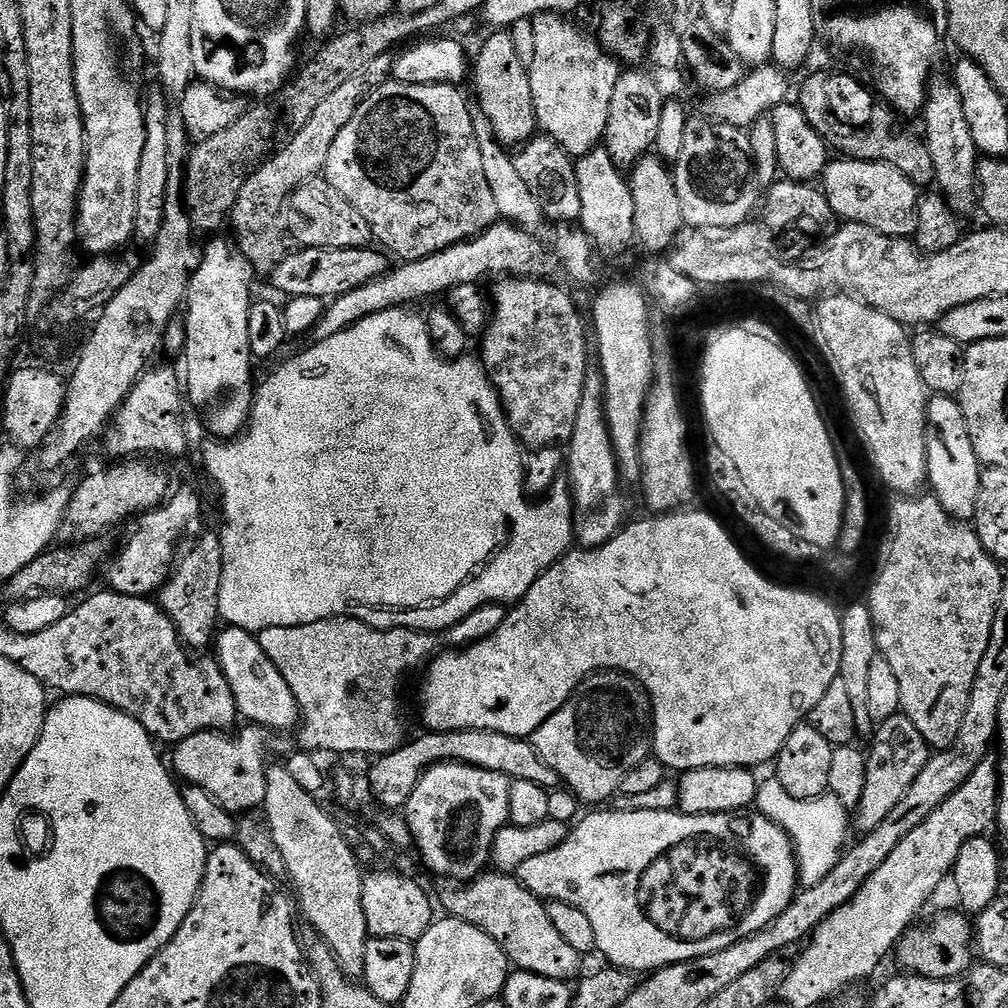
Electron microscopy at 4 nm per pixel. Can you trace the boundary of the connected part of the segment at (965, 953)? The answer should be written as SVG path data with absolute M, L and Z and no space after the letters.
M955 911L940 912L929 924L922 925L921 923L919 926L909 928L904 937L896 943L894 960L904 967L901 969L905 973L945 980L954 978L972 967L974 963L974 924L963 911Z

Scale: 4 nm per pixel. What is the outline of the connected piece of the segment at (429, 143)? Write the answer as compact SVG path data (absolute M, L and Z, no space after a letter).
M386 83L363 100L358 106L358 114L350 118L350 123L334 140L334 146L330 146L330 158L326 158L326 166L322 173L323 179L328 180L330 186L334 186L334 190L338 190L338 194L342 194L342 198L346 198L346 202L350 202L350 206L354 206L354 210L362 214L362 218L366 218L378 244L380 240L379 247L387 250L393 257L396 255L397 261L422 260L428 255L438 254L456 243L472 240L482 235L500 220L498 205L494 203L494 193L490 190L490 182L486 182L486 173L482 166L482 150L478 150L478 138L474 134L472 108L460 91L461 89L454 84Z

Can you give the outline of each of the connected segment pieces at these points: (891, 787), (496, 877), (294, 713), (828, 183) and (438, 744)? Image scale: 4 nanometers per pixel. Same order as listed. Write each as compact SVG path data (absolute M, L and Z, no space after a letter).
M903 714L894 718L886 718L875 729L871 737L872 749L867 749L868 765L866 766L866 787L862 790L862 802L854 810L854 828L860 834L865 834L882 826L890 810L906 798L906 790L914 786L914 778L922 774L922 766L926 766L930 755L930 749L918 734L918 726L910 722L910 718Z
M488 870L475 880L453 888L456 889L444 896L444 908L448 911L445 913L451 919L470 922L470 926L478 926L478 930L490 934L490 938L502 946L513 969L565 982L575 981L581 975L581 952L572 949L562 934L558 934L554 922L550 922L545 901L534 895L515 875Z
M231 626L225 629L215 637L214 655L226 674L226 680L230 682L230 688L234 690L237 713L248 719L245 721L273 733L288 732L296 723L297 727L302 720L300 705L296 703L286 678L282 678L280 667L268 657L266 650L262 650L259 639L253 633Z
M832 158L824 168L822 191L841 221L861 223L880 234L901 238L911 237L916 231L921 193L898 166L877 160Z
M462 730L461 732L430 732L424 736L409 739L403 747L389 756L379 757L370 771L370 783L375 803L385 804L385 809L400 810L408 803L410 794L414 794L414 786L428 769L436 764L455 762L469 764L482 770L494 770L509 780L535 782L549 790L561 787L560 775L553 768L546 766L544 759L536 753L531 739L510 734L498 734L494 730Z

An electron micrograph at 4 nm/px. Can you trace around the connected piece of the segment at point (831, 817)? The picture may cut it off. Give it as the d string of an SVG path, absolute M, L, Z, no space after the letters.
M775 778L761 779L756 785L755 811L760 815L770 818L782 831L792 839L792 846L796 854L798 865L798 884L800 888L818 886L830 870L840 861L845 851L844 839L850 832L849 809L838 802L838 798L825 794L813 800L794 798L782 790L782 786Z

